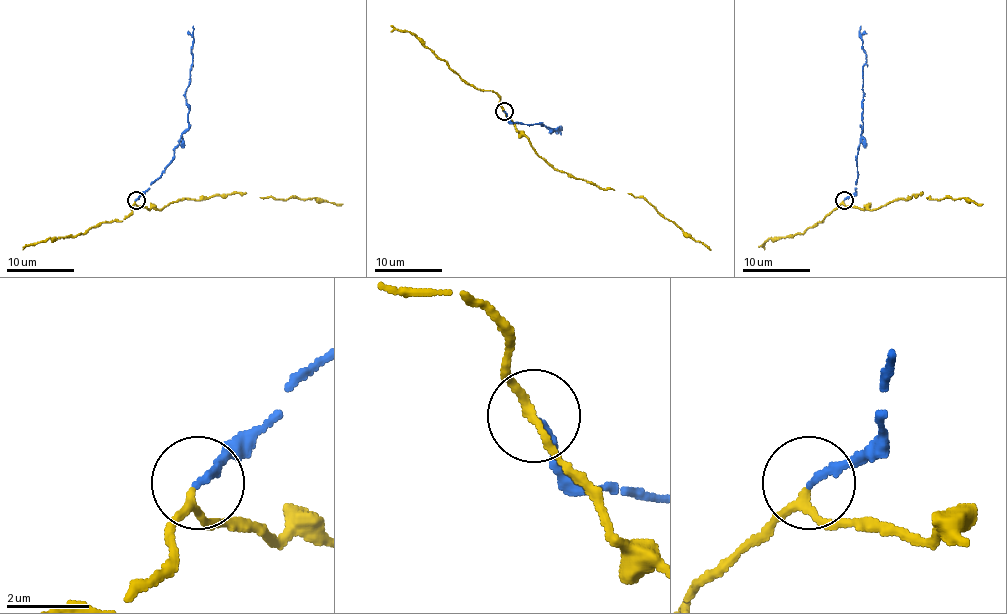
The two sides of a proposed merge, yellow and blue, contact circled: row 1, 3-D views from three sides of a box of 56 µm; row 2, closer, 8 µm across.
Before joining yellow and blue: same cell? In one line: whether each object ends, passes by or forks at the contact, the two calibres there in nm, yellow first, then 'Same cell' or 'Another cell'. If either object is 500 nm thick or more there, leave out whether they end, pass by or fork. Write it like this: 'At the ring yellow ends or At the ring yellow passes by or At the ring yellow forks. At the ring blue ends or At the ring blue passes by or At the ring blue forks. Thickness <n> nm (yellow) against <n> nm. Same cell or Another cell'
At the ring yellow passes by. At the ring blue ends. Thickness 180 nm (yellow) against 180 nm. Same cell

